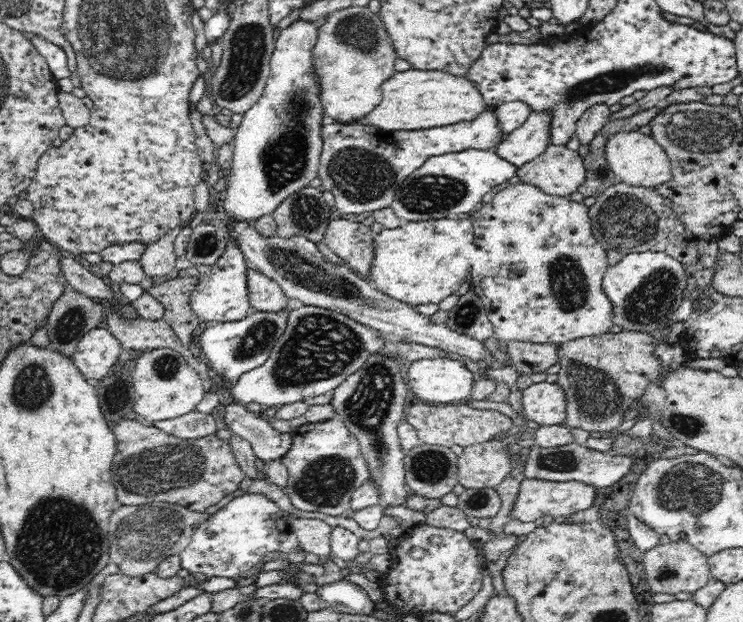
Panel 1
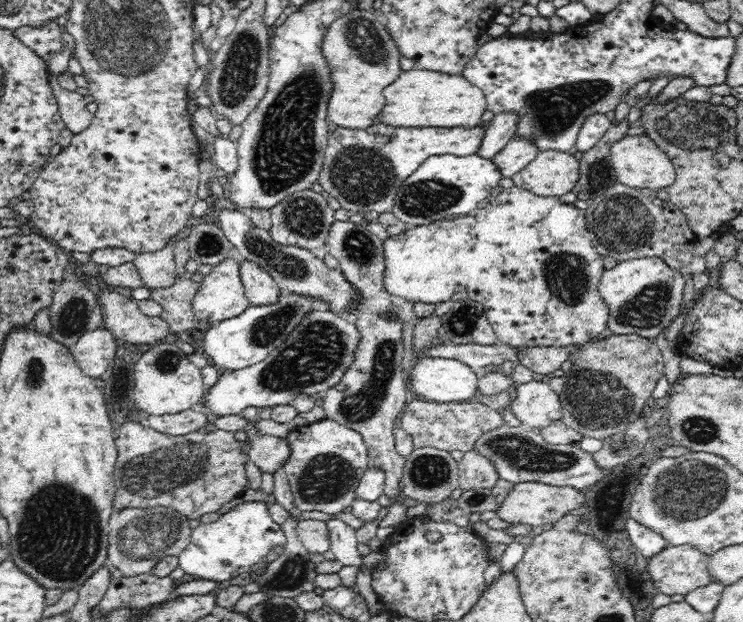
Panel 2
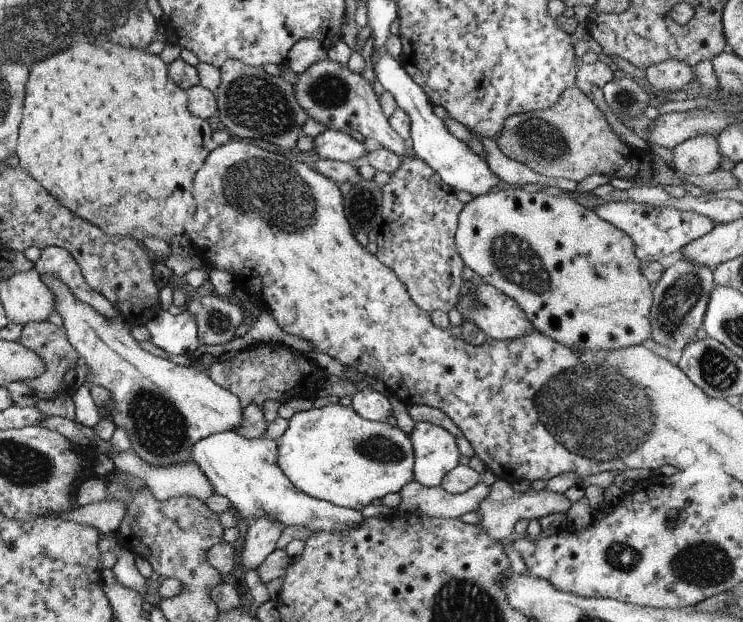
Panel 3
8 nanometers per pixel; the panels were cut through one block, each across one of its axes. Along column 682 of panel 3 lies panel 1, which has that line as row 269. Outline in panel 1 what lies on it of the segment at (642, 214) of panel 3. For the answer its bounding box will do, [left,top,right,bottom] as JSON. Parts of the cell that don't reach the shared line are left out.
[190,236,252,325]

